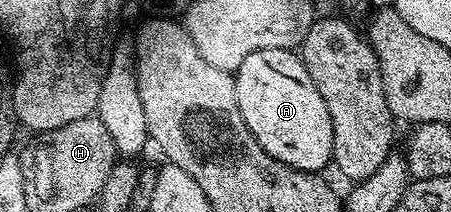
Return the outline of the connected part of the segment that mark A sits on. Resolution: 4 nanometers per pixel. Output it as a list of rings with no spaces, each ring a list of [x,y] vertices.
[[[289,48],[277,50],[257,50],[241,62],[241,66],[233,73],[237,106],[241,110],[241,118],[245,118],[245,126],[257,138],[261,150],[277,162],[302,172],[322,173],[326,164],[333,160],[333,118],[329,118],[329,106],[325,106],[325,98],[321,98],[321,90],[309,78],[309,70],[305,70],[305,62],[298,51]]]

